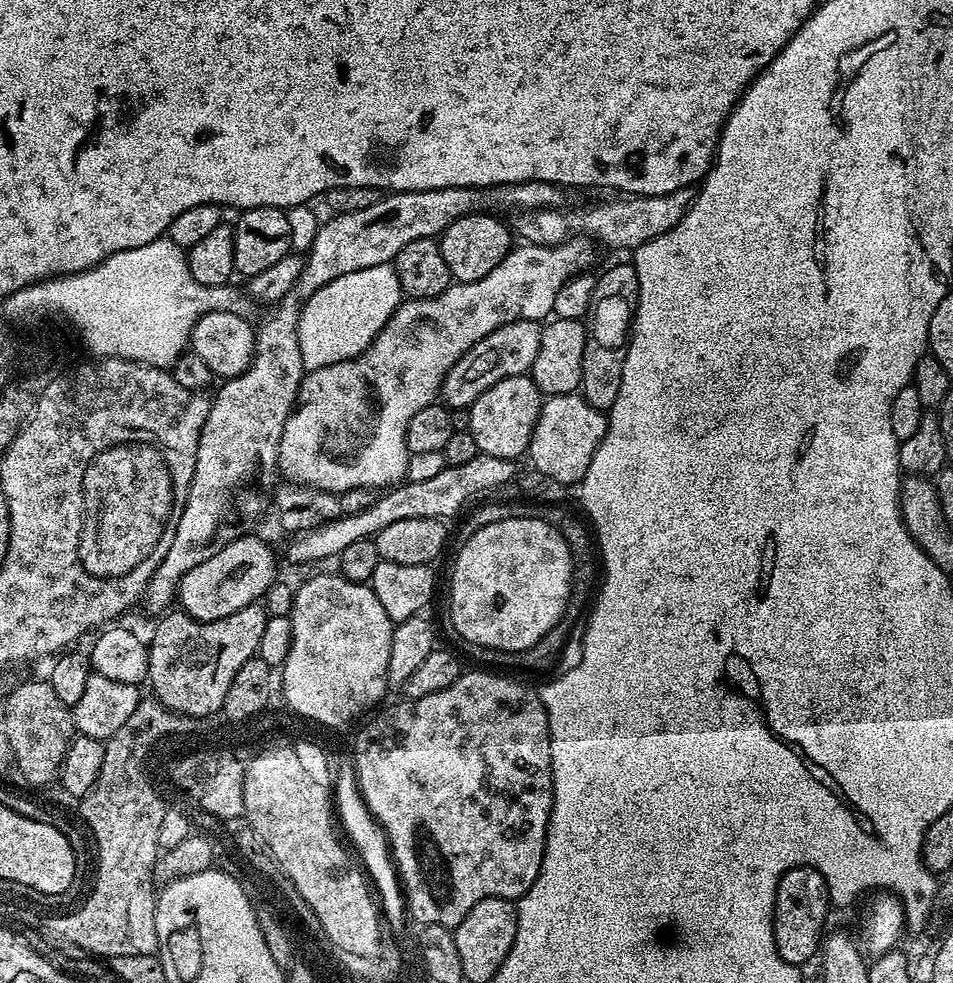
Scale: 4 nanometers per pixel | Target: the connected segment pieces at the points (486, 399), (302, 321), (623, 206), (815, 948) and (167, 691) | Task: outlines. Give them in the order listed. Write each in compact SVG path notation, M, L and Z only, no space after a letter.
M525 374L523 376L502 378L502 382L490 386L490 390L482 393L473 402L471 408L467 409L469 414L468 431L472 433L477 453L493 456L494 458L506 458L513 462L519 461L519 456L523 457L528 451L528 443L530 442L532 431L536 425L536 419L540 413L541 403L542 394L537 390L531 375Z
M392 264L354 270L354 274L342 274L342 278L334 278L334 282L322 286L311 298L303 301L300 319L296 322L305 369L325 368L362 355L400 303L400 283Z
M691 187L679 188L670 194L657 196L625 195L624 200L608 200L605 204L592 204L589 208L572 208L569 212L561 210L537 210L525 215L524 220L511 221L513 233L525 244L561 244L571 236L587 236L597 245L608 248L628 248L634 250L666 230L674 230L692 204L694 192Z
M792 868L781 878L774 902L774 942L783 960L804 966L807 960L812 960L815 956L817 959L822 948L828 908L830 909L828 883L817 868Z
M260 602L242 606L242 610L221 620L193 620L187 612L175 611L159 617L160 625L150 639L148 680L152 684L151 691L169 711L182 716L219 713L236 672L259 653L268 612Z

